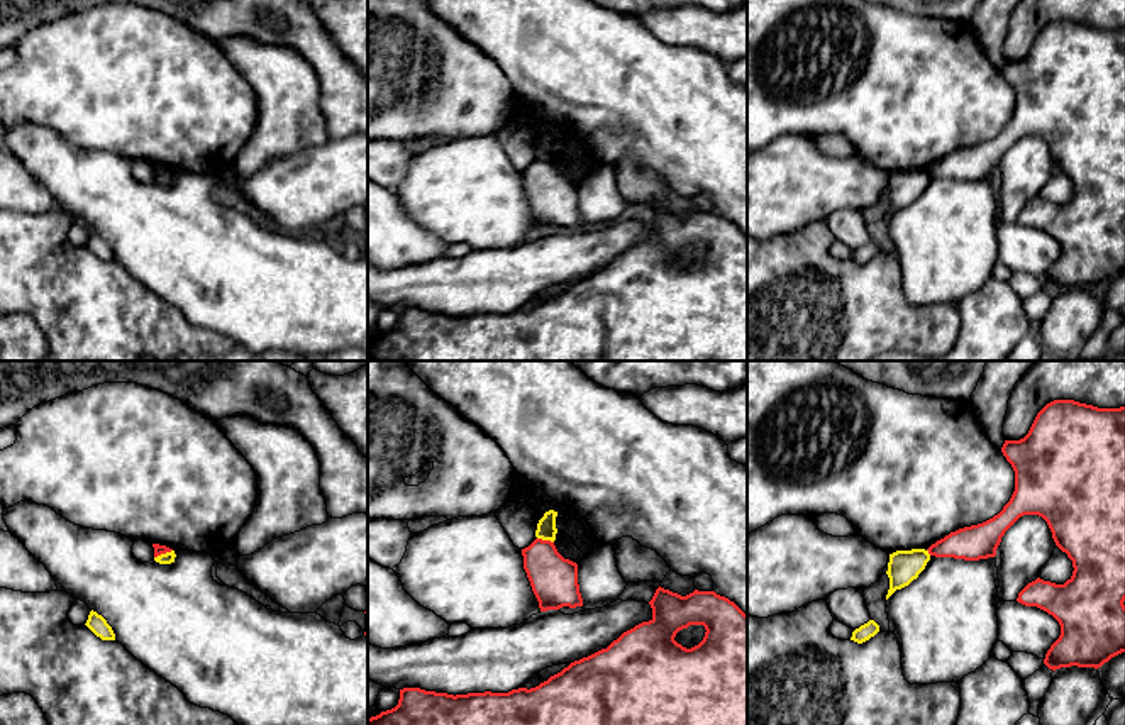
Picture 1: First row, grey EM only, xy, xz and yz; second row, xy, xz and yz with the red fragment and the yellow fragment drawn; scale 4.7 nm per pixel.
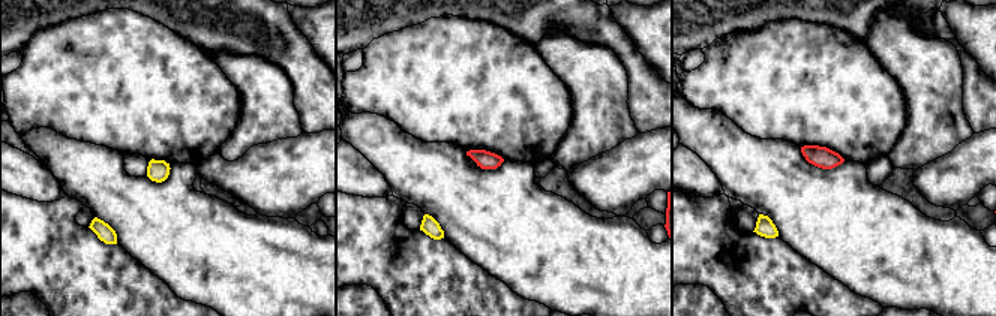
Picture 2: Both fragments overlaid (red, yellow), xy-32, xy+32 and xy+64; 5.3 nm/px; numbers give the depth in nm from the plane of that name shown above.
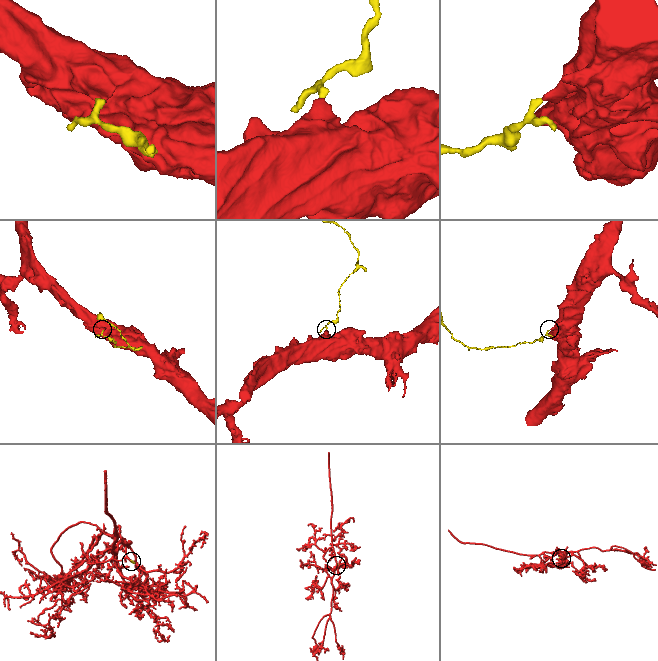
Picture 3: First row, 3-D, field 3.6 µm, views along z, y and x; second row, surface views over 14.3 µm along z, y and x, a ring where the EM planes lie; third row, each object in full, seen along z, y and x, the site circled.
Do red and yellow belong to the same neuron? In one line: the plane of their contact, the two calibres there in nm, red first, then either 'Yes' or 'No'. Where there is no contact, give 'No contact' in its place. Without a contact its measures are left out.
Touches red in xz. Thickness 220 nm (red) against 100 nm. No

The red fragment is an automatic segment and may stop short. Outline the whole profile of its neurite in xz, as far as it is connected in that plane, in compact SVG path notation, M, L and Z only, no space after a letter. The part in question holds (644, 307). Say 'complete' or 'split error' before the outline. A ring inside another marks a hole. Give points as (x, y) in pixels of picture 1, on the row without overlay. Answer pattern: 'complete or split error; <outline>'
complete; M659 207L649 225L649 242L535 308L456 317L403 308L395 329L368 339L368 361L747 361L747 235L715 212L681 217ZM690 246L703 246L707 252L698 266L686 269L674 257Z

